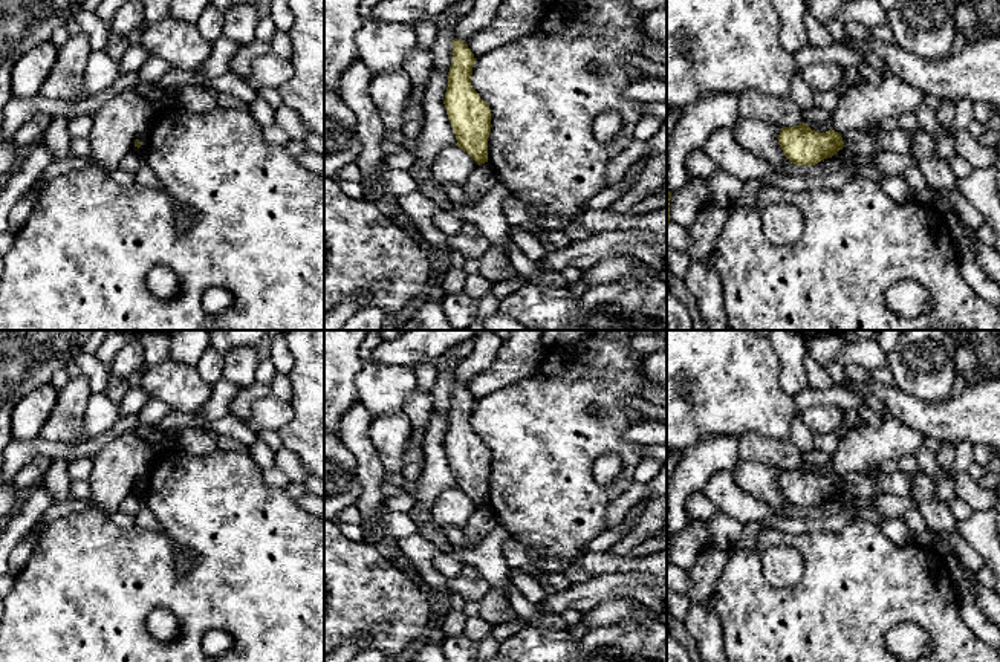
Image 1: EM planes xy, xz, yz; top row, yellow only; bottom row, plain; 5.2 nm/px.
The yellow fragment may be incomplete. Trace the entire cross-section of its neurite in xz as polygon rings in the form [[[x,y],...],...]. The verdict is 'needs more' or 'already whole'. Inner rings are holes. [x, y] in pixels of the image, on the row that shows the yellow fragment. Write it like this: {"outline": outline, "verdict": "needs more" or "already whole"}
{"outline": [[[454,38],[443,104],[456,135],[456,145],[480,165],[488,162],[491,109],[471,86],[474,63],[468,44]]], "verdict": "already whole"}

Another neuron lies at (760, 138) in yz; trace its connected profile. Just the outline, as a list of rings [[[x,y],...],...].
[[[742,116],[731,128],[740,147],[769,162],[778,174],[784,174],[784,167],[791,162],[778,144],[780,131],[780,125]]]

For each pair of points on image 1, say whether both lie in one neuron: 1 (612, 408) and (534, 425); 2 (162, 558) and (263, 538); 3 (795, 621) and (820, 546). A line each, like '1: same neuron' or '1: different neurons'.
1: same neuron
2: same neuron
3: same neuron

